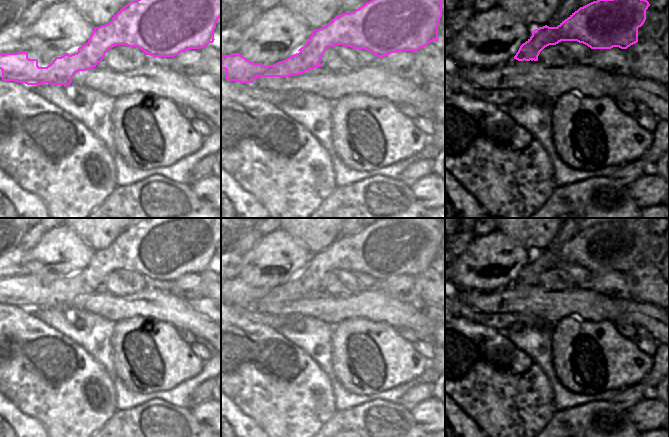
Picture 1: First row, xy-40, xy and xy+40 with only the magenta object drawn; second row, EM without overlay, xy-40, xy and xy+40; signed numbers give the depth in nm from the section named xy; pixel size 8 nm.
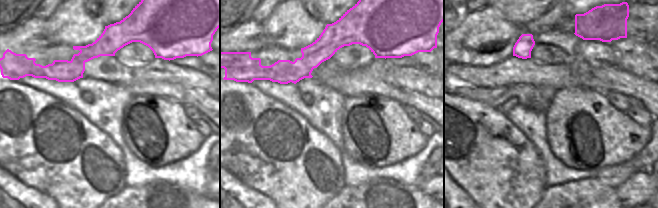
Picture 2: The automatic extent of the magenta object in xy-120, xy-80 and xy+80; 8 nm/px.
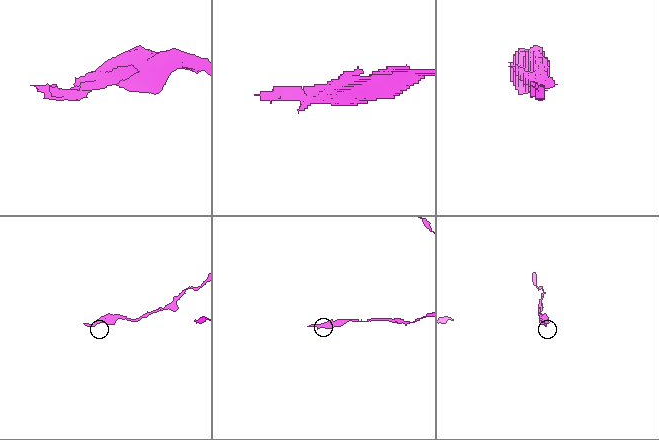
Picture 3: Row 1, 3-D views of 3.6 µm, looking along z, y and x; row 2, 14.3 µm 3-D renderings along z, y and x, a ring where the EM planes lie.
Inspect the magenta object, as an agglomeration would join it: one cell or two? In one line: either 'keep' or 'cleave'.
cleave

